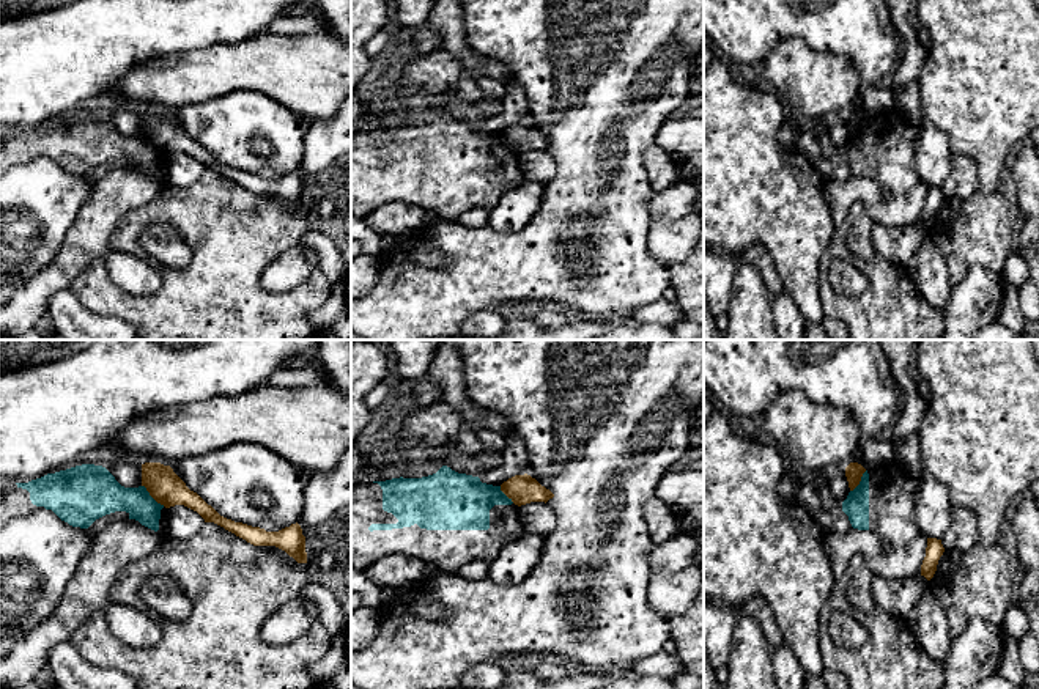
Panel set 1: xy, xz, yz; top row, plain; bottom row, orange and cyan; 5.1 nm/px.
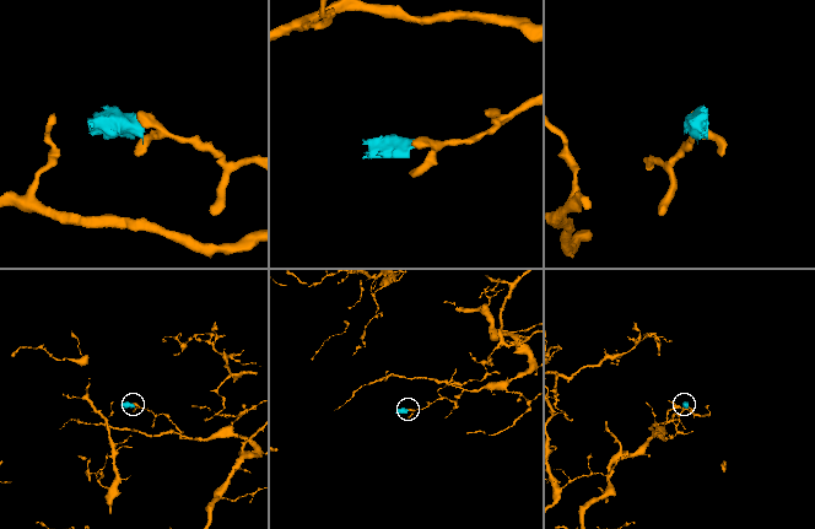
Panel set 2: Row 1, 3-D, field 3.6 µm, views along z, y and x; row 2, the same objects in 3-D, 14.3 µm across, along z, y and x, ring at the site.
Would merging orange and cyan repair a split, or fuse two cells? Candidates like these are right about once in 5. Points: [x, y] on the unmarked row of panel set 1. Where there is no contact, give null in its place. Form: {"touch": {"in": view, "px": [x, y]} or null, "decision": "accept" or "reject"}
{"touch": {"in": "xy", "px": [153, 145]}, "decision": "reject"}

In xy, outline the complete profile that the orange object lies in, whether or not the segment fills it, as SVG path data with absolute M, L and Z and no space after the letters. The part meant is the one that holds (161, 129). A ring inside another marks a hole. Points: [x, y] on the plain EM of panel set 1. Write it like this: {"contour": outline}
{"contour": "M161 110L142 112L142 134L145 134L150 143L165 156L184 153L197 159L205 170L214 170L253 193L275 193L298 211L307 211L305 184L298 170L279 179L266 179L260 175L227 167L197 140L190 138L170 113Z"}

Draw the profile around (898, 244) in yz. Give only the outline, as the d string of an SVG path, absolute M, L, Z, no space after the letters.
M872 222L872 245L875 256L891 261L902 271L905 271L927 234L929 228L921 222L904 227Z

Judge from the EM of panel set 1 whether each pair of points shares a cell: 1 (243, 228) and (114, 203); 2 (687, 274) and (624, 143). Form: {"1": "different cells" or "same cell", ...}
{"1": "different cells", "2": "different cells"}

